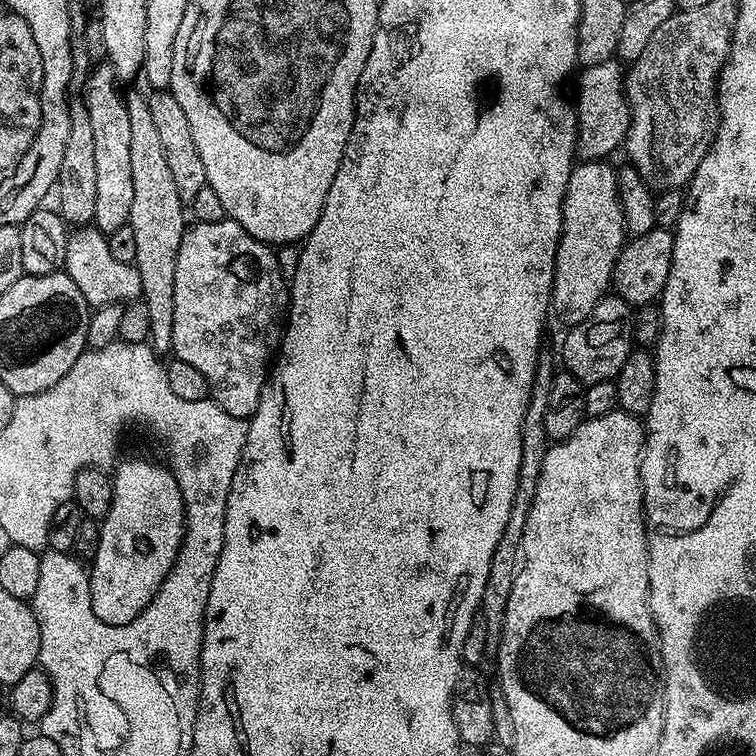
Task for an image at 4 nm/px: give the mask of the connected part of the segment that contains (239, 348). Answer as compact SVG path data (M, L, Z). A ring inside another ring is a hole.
M225 218L218 222L193 223L185 231L175 263L171 351L175 359L190 362L190 366L204 375L211 399L226 414L243 420L256 413L260 391L270 375L270 361L280 347L289 299L290 288L280 273L277 253L254 239L238 222Z

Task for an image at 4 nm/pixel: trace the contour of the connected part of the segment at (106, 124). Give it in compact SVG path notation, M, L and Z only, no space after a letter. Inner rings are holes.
M107 62L97 63L89 71L88 81L84 84L86 114L90 114L90 123L94 130L94 158L96 160L96 184L98 186L98 198L94 205L94 224L105 234L118 230L118 226L129 223L134 199L133 175L130 174L130 121L125 97L122 95L122 89L120 90L119 86L121 87L118 83L116 71Z

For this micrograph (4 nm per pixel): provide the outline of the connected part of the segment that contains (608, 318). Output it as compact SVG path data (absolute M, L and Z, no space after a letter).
M615 294L605 295L582 322L571 325L564 336L563 367L581 384L615 380L622 370L622 362L634 350L632 321L634 308Z

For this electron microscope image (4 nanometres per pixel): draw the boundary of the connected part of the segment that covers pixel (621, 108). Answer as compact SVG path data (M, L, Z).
M619 59L589 64L579 73L580 89L574 99L576 114L576 156L581 161L607 161L615 148L619 149L628 136L630 114L626 95L626 68Z

